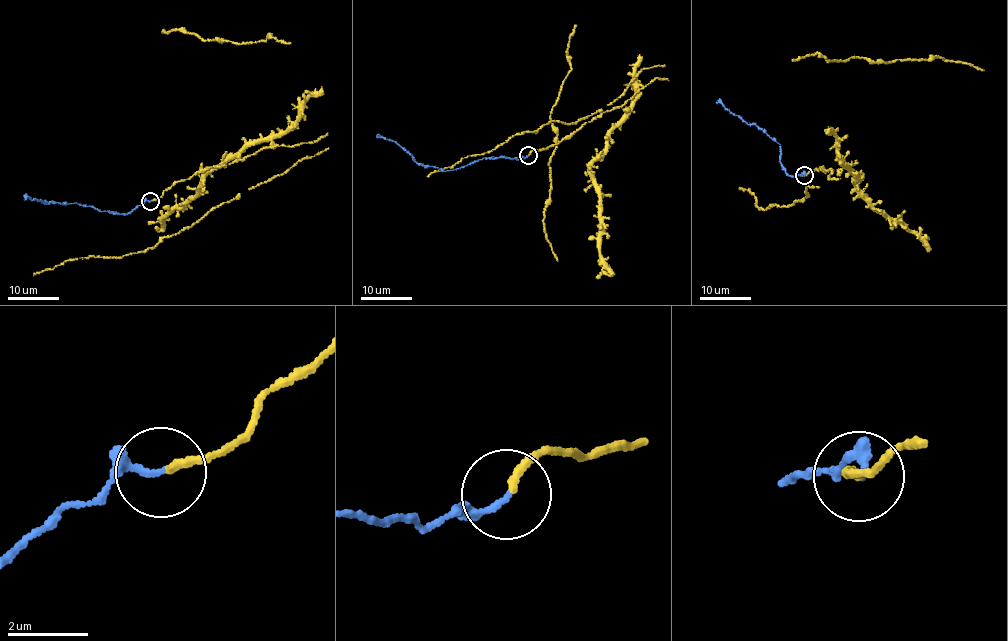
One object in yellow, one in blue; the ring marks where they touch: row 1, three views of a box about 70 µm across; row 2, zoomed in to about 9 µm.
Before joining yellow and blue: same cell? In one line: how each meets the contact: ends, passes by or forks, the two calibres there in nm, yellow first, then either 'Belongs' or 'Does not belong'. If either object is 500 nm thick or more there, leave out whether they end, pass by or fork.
At the ring yellow ends. At the ring blue ends. Thickness 180 nm (yellow) against 170 nm. Belongs

